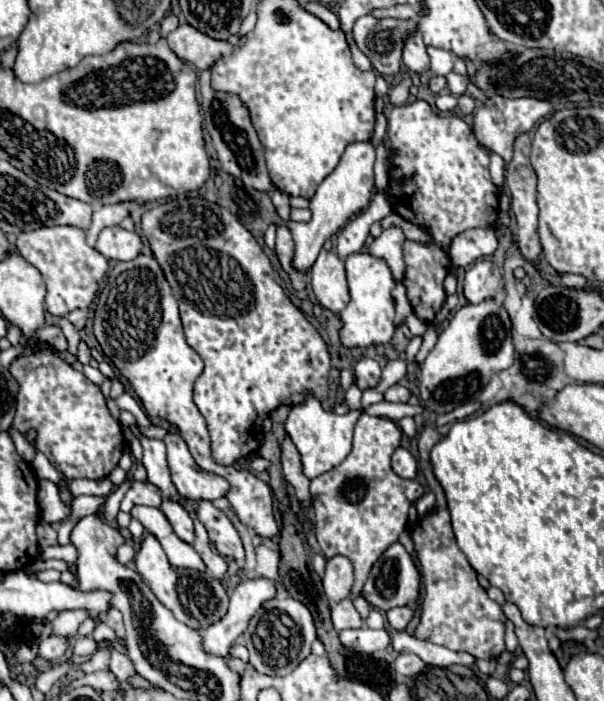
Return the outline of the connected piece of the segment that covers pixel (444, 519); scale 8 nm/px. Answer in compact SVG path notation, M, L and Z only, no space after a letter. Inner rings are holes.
M448 509L432 511L412 527L412 541L420 563L424 597L422 615L416 627L416 637L448 647L452 651L466 651L476 659L496 659L504 651L504 611L480 587L476 571L466 555L458 549Z

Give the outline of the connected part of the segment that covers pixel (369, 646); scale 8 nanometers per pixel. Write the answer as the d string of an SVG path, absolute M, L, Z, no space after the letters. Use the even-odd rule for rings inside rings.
M368 627L340 631L340 641L344 647L348 647L354 653L374 653L374 651L382 651L390 645L390 637L384 629L374 631Z

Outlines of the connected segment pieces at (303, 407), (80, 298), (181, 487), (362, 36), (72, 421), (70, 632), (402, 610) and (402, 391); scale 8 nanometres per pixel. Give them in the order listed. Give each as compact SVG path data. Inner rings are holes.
M308 393L304 399L296 405L292 405L292 411L286 419L286 433L292 437L300 457L302 457L302 473L308 479L314 479L322 475L324 471L330 471L338 463L342 463L352 447L352 429L356 419L360 417L360 411L348 411L344 415L336 415L332 411L324 411L320 401Z
M40 227L36 231L20 233L16 241L18 253L42 273L46 283L46 311L64 317L74 309L86 309L100 289L108 271L108 259L104 259L96 249L86 245L86 233L78 227Z
M168 433L164 437L164 443L168 447L168 467L170 467L172 483L180 495L192 497L192 499L206 499L206 501L226 495L228 481L220 475L202 471L194 463L180 435Z
M366 15L354 25L354 41L380 75L394 75L402 63L400 55L404 47L404 35L414 29L414 21L374 19Z
M54 351L18 357L10 365L10 373L20 387L14 429L24 433L34 427L38 431L36 447L68 479L108 477L122 457L124 435L120 423L112 417L100 387L82 371L72 369Z
M62 611L54 621L52 621L52 635L64 637L64 639L74 639L78 635L78 627L88 615L84 611Z
M404 605L404 607L394 607L394 609L386 611L386 619L388 619L388 623L390 623L392 629L404 631L406 625L410 623L410 619L412 619L412 609L410 609L408 605Z
M392 385L386 395L384 395L386 401L392 401L392 403L406 403L410 399L410 393L404 385Z

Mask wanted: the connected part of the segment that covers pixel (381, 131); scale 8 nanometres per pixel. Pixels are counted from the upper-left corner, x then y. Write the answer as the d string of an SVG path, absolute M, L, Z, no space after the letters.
M376 113L374 135L372 137L372 143L374 147L380 145L381 139L385 137L387 132L387 118L383 113Z

